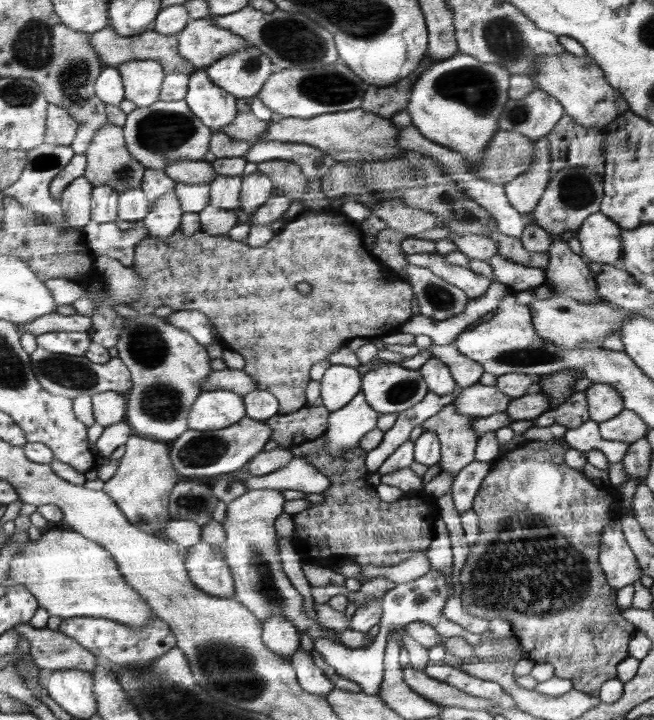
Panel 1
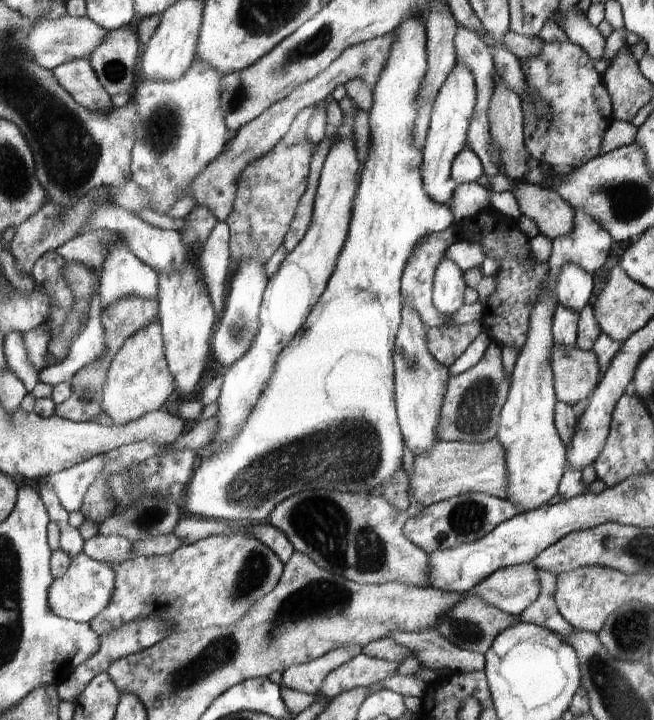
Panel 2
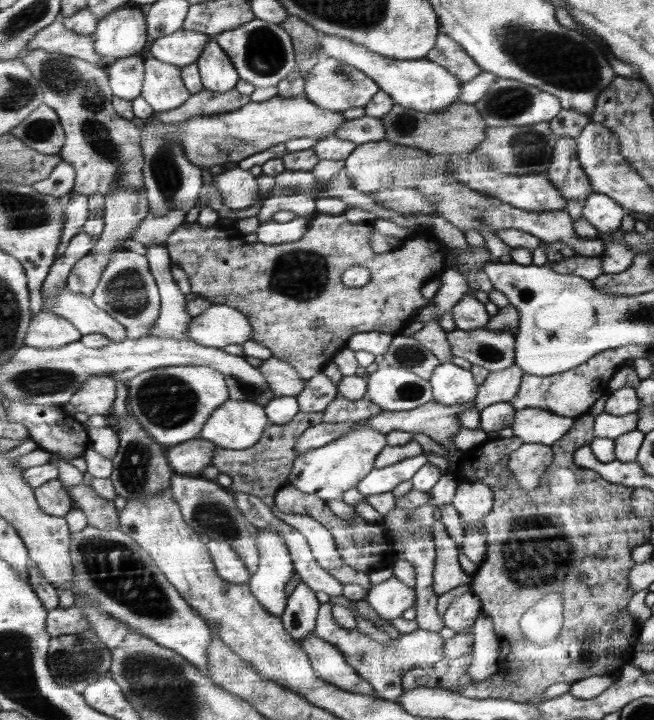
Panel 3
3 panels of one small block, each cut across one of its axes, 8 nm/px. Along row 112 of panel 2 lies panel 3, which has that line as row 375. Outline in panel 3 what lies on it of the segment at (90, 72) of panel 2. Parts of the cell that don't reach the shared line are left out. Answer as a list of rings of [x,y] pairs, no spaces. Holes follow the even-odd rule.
[[[108,375],[93,376],[71,401],[81,412],[91,416],[111,415],[118,398],[118,381]]]

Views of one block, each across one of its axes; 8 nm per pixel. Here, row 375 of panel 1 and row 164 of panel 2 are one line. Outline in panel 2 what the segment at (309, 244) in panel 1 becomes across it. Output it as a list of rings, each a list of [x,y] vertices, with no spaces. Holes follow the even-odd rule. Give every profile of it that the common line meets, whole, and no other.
[[[308,106],[294,117],[288,132],[266,156],[248,164],[237,182],[236,198],[230,216],[226,218],[229,228],[229,255],[232,262],[258,256],[268,261],[282,249],[285,237],[292,229],[302,195],[307,189],[307,175],[314,152],[314,144],[308,138],[310,120],[315,106]]]

